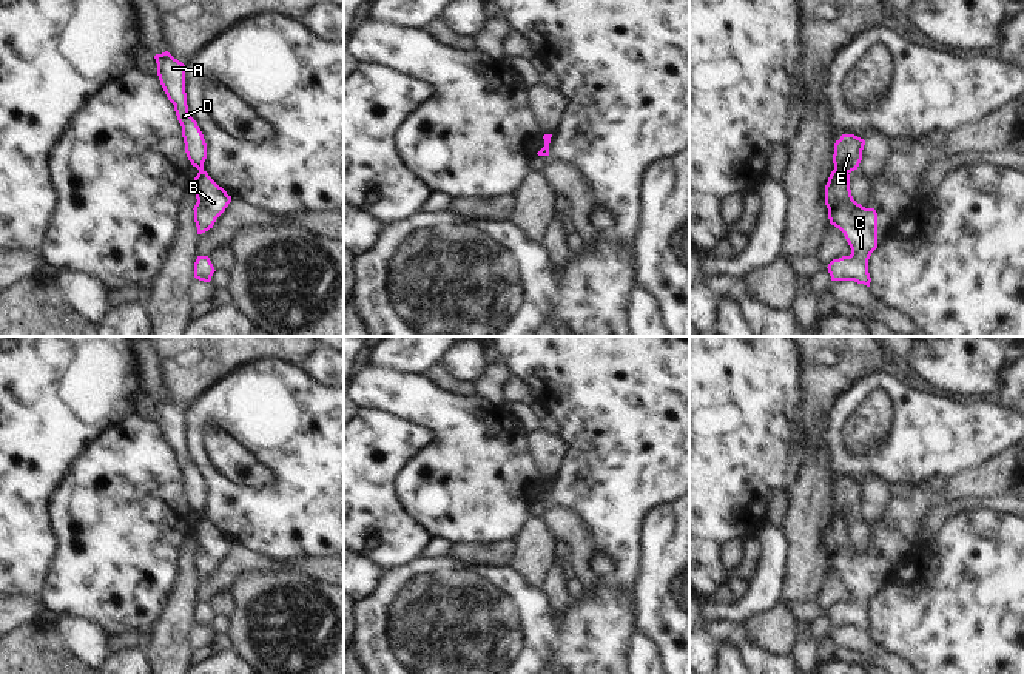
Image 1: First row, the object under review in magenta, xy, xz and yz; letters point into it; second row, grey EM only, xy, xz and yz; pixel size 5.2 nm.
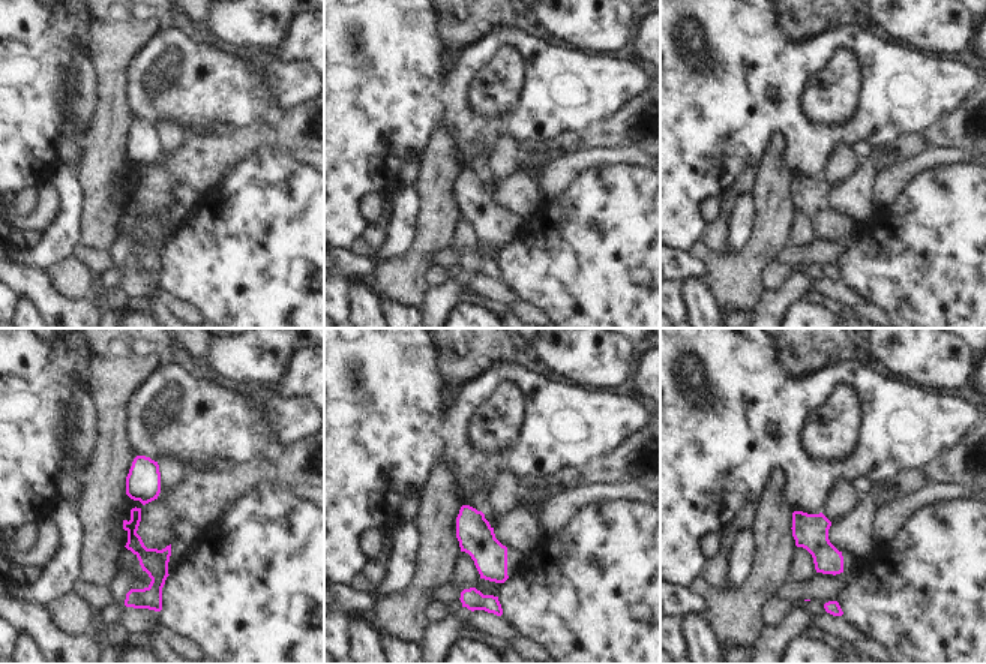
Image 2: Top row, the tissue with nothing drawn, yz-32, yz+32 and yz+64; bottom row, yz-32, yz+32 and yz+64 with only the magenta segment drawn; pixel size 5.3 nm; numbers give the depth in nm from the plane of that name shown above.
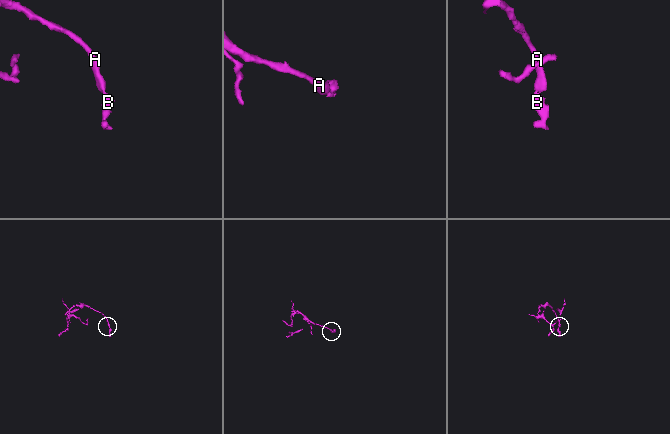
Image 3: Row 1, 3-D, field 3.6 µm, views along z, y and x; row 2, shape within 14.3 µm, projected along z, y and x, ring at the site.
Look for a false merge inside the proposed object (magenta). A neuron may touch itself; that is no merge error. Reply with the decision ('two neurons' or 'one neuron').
two neurons

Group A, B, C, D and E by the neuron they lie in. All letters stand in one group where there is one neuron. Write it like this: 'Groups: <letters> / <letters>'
Groups: A D E / B C

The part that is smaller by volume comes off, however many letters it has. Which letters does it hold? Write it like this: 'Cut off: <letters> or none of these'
Cut off: B, C

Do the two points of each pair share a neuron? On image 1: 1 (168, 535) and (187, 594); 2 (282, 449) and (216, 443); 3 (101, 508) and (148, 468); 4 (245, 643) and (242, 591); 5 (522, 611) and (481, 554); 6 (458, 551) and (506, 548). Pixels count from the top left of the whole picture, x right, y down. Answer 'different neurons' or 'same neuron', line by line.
1: different neurons
2: different neurons
3: same neuron
4: same neuron
5: different neurons
6: same neuron

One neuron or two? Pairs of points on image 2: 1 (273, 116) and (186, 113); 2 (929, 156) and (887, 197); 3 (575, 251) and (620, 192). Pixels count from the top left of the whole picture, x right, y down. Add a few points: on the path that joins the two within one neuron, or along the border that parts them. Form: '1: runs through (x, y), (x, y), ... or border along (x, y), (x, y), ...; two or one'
1: border along (284, 108), (273, 107), (257, 122); two
2: runs through (917, 165), (910, 168), (893, 185); one
3: runs through (589, 236), (589, 227), (608, 207); one

